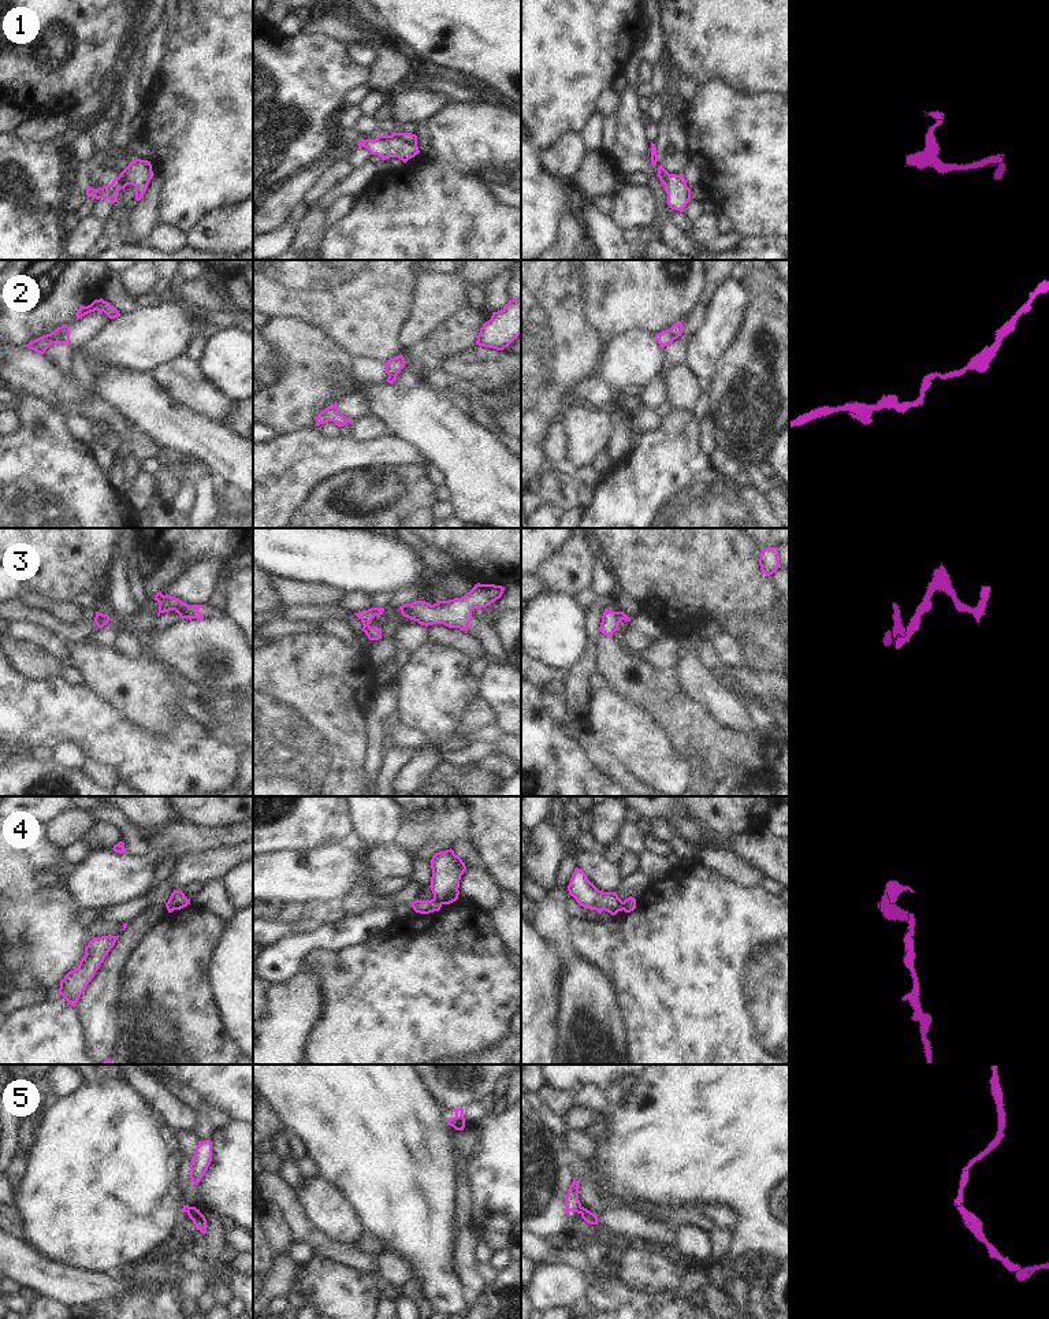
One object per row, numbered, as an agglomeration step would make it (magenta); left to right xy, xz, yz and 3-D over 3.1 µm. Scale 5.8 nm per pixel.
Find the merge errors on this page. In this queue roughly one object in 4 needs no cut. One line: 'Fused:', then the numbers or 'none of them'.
Fused: 1, 3, 4, 5.

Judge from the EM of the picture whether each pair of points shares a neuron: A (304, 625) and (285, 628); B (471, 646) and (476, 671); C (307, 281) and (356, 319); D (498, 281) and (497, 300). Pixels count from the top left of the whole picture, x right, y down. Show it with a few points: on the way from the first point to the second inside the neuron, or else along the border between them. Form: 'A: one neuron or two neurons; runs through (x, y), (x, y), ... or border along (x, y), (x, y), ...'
A: one neuron; runs through (300, 627), (289, 627)
B: two neurons; border along (472, 660), (483, 657), (488, 662)
C: one neuron; runs through (319, 288), (330, 293), (343, 307)
D: one neuron; runs through (498, 285), (497, 296)

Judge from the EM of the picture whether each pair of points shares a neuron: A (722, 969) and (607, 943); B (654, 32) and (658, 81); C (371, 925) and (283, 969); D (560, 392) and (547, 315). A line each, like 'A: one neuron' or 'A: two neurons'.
A: one neuron
B: two neurons
C: one neuron
D: one neuron

